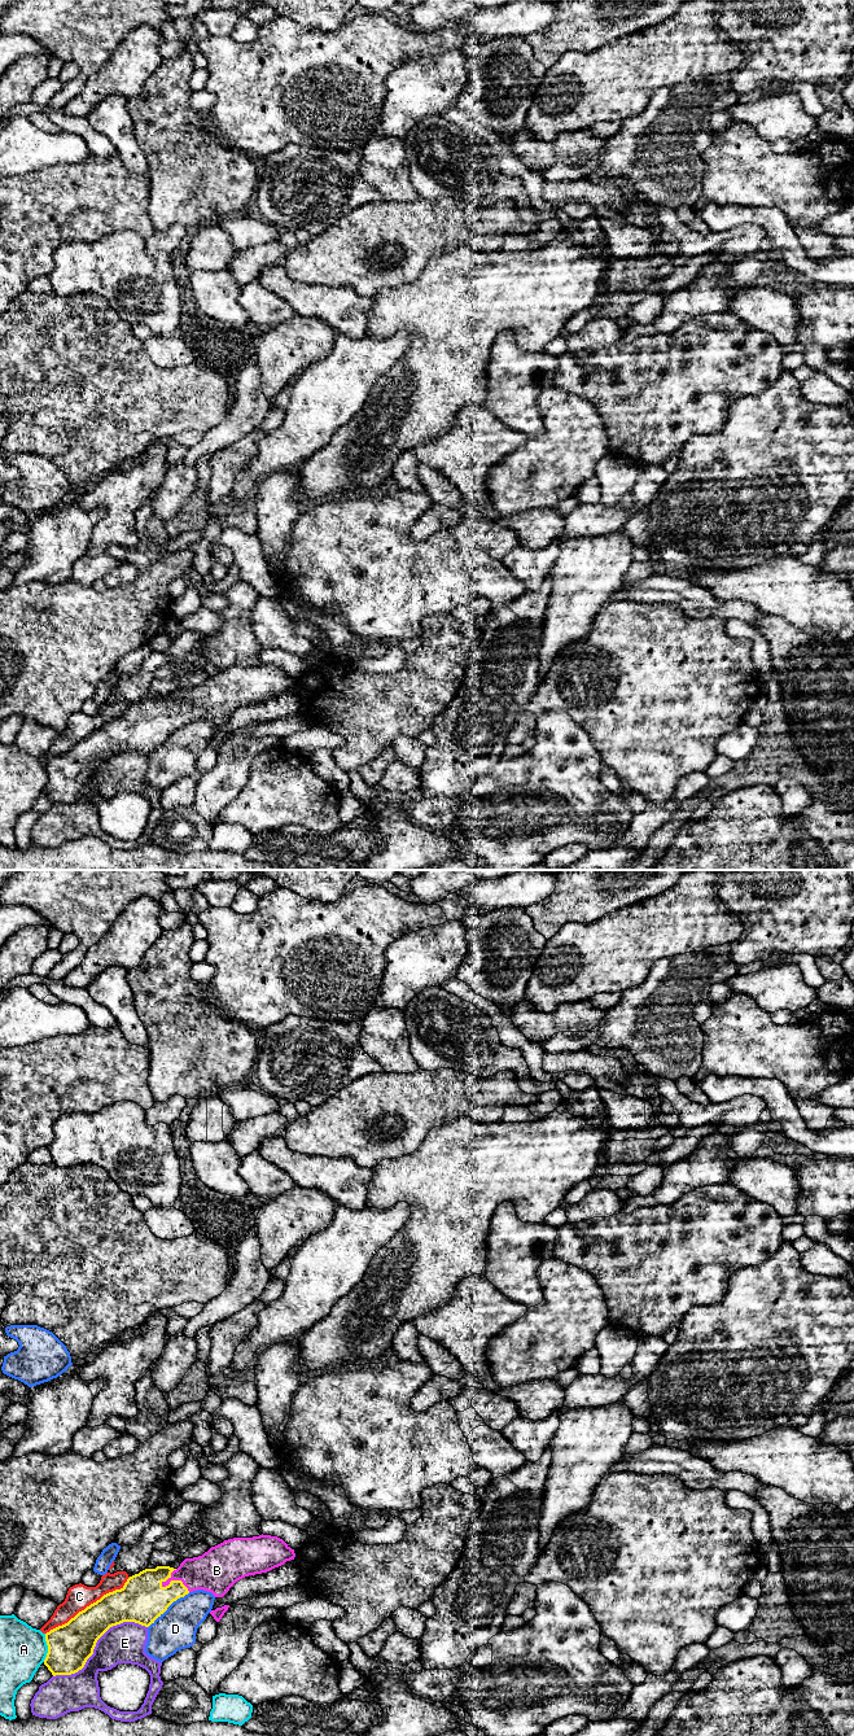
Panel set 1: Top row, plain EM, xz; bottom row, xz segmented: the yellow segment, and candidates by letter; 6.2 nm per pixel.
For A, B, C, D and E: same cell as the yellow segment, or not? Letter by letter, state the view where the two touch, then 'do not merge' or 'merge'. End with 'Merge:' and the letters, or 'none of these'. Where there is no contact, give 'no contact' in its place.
A: xz | do not merge
B: xz | merge
C: xz | do not merge
D: xz | do not merge
E: xz | do not merge
Merge: B

